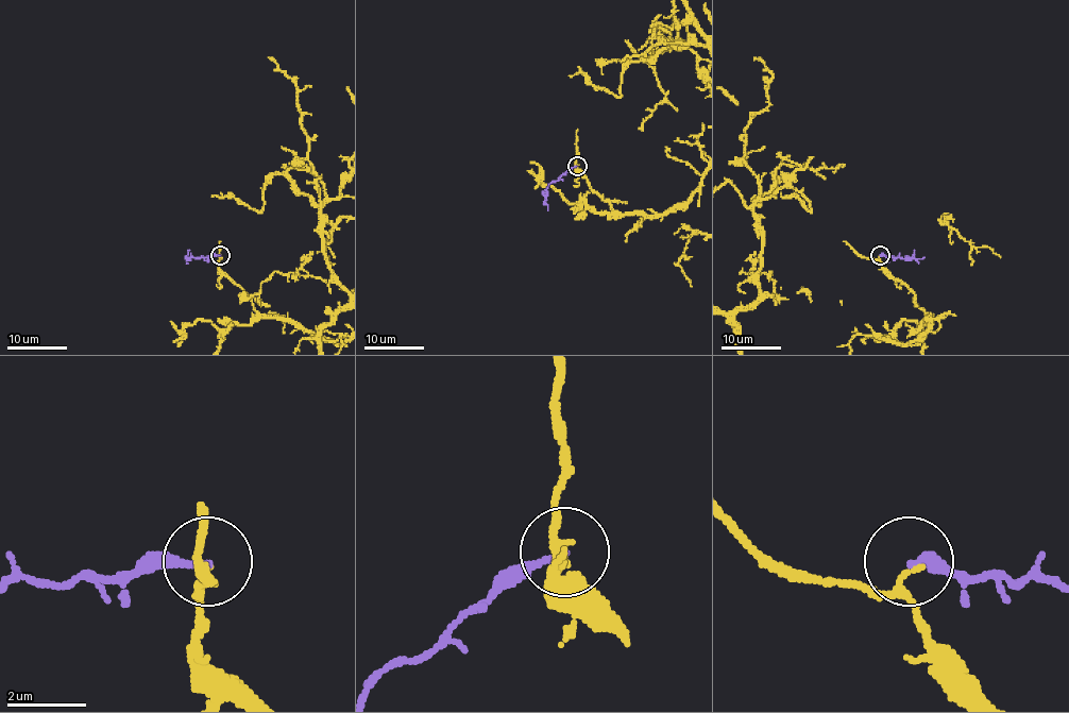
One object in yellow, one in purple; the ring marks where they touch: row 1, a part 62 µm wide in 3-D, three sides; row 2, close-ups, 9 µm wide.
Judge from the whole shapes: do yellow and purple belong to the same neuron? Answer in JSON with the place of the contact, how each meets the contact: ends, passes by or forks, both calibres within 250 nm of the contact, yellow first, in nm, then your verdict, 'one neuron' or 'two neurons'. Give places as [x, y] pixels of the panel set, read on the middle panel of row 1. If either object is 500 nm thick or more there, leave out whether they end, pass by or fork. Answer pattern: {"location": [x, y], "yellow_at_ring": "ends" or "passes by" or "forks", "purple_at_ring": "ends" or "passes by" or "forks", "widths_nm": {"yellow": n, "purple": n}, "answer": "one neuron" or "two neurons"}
{"location": [577, 166], "yellow_at_ring": "passes by", "purple_at_ring": "ends", "widths_nm": {"yellow": 120, "purple": 160}, "answer": "two neurons"}

